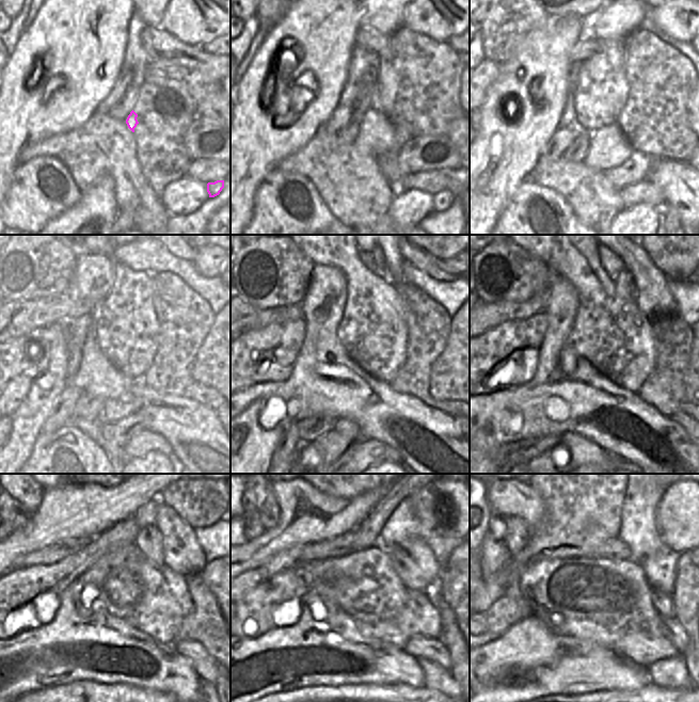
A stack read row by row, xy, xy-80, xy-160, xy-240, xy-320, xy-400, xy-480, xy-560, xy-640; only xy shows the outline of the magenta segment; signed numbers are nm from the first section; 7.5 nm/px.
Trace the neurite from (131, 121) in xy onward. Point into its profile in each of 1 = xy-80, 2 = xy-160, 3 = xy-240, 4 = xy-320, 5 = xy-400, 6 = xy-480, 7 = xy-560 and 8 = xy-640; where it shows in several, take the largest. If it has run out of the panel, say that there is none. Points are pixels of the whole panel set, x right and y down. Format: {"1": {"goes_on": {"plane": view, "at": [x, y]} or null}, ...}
{"1": {"goes_on": {"plane": "xy-80", "at": [376, 137]}}, "2": {"goes_on": {"plane": "xy-160", "at": [609, 148]}}, "3": {"goes_on": {"plane": "xy-240", "at": [115, 409]}}, "4": {"goes_on": {"plane": "xy-320", "at": [347, 428]}}, "5": {"goes_on": {"plane": "xy-400", "at": [582, 451]}}, "6": {"goes_on": {"plane": "xy-480", "at": [85, 690]}}, "7": {"goes_on": {"plane": "xy-560", "at": [356, 690]}}, "8": {"goes_on": {"plane": "xy-640", "at": [650, 690]}}}

